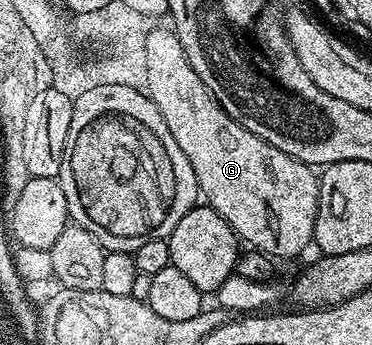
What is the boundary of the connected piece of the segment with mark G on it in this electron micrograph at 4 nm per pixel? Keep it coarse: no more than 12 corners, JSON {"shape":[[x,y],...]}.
{"shape":[[182,38],[149,39],[153,102],[246,246],[313,245],[319,177],[227,116]]}

